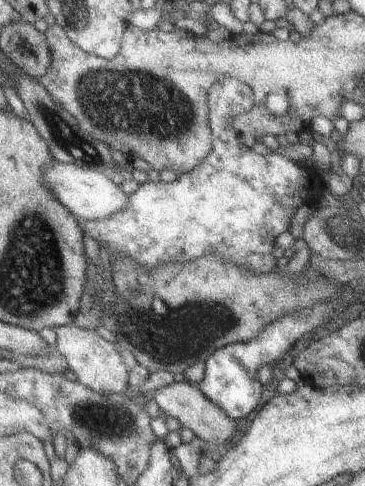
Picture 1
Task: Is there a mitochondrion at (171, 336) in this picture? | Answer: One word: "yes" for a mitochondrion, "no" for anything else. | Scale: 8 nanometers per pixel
yes

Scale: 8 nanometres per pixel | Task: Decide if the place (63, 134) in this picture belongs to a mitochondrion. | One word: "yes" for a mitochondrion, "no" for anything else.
yes

